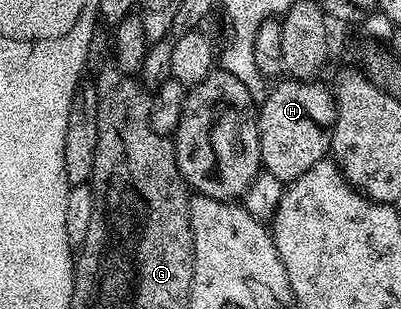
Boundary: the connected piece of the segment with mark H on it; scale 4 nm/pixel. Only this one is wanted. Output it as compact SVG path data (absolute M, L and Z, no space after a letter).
M292 78L282 79L281 82L260 105L257 129L264 171L275 174L275 178L283 182L292 182L330 155L333 127L337 121L337 102L330 89L328 92L323 85L317 84L321 82Z

